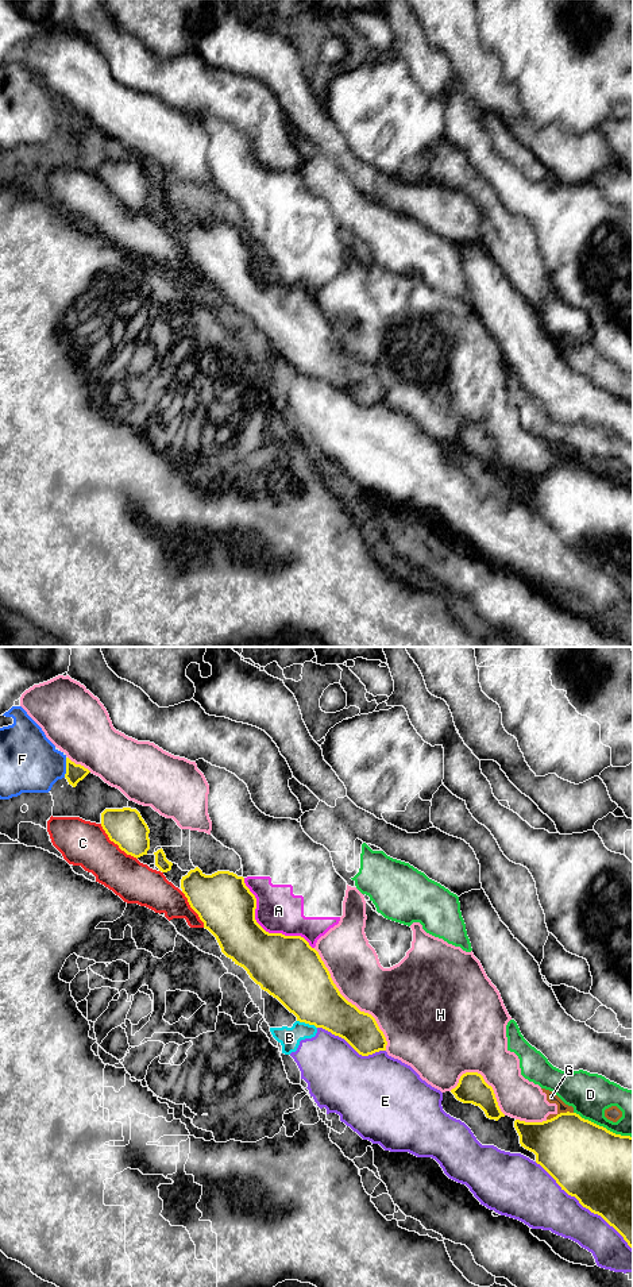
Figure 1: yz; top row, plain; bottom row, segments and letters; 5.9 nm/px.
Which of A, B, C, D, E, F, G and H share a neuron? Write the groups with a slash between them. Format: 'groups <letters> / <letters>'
groups A / B C E / D / F / G H

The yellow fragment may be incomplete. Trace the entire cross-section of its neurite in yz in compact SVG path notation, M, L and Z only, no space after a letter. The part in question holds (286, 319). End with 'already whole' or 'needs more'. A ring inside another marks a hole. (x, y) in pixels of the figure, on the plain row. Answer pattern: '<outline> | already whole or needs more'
M198 219L181 231L190 259L217 292L221 304L243 319L262 342L277 350L297 373L344 390L359 406L386 402L386 389L375 370L348 354L333 335L319 304L301 288L266 284L255 271L256 250L243 228L229 223L205 227Z | already whole

